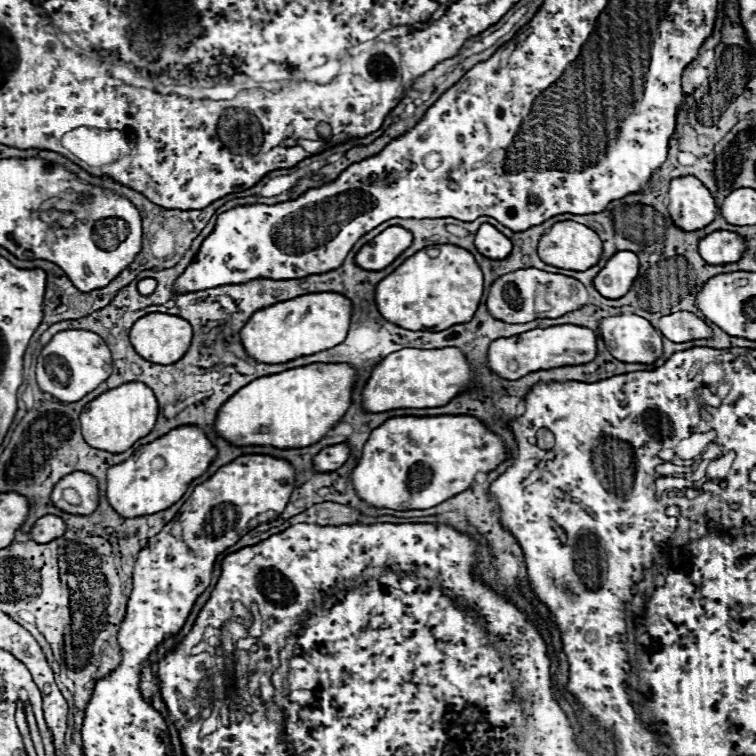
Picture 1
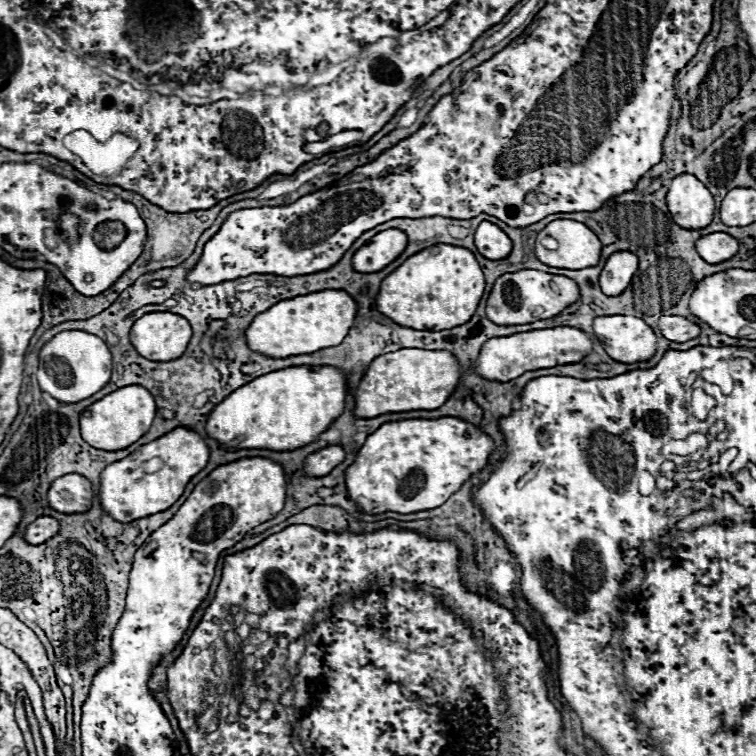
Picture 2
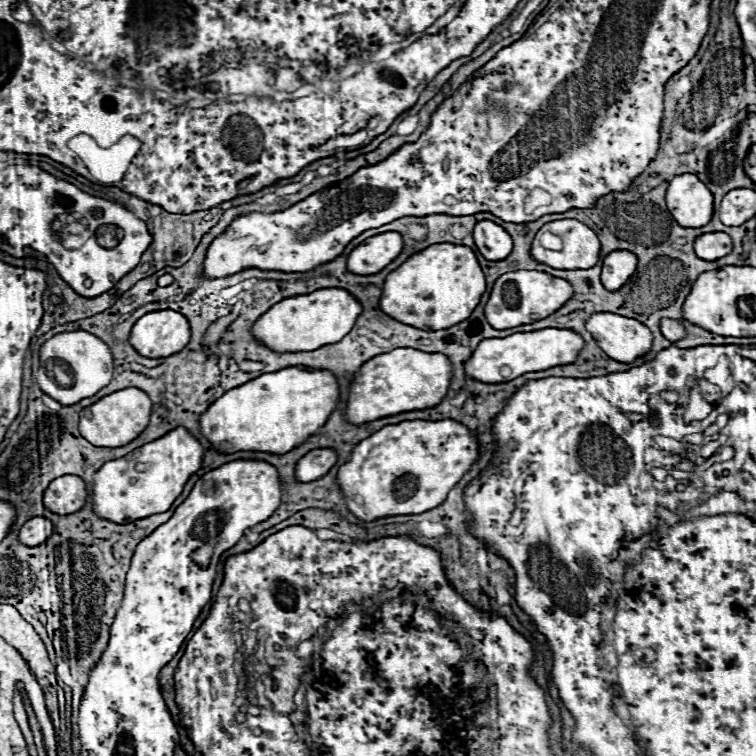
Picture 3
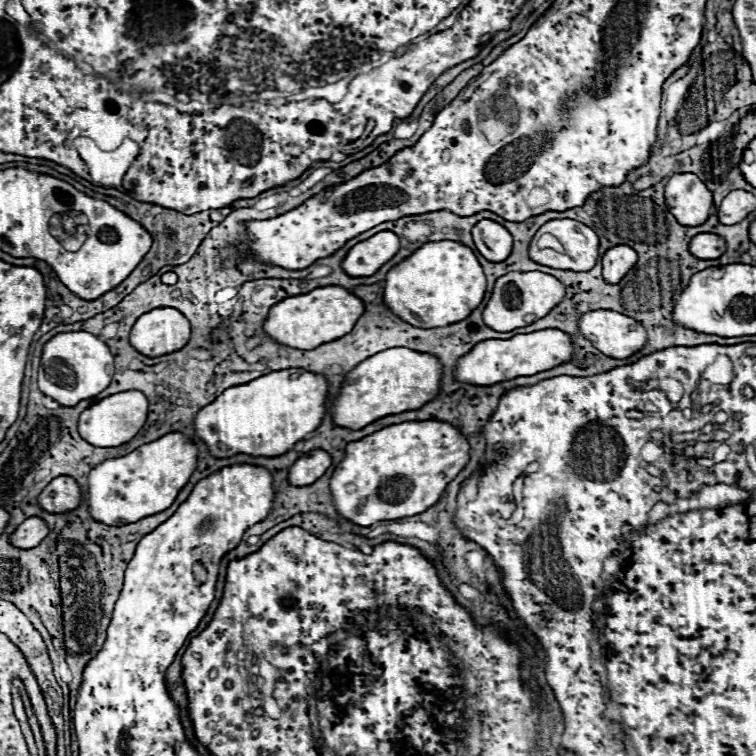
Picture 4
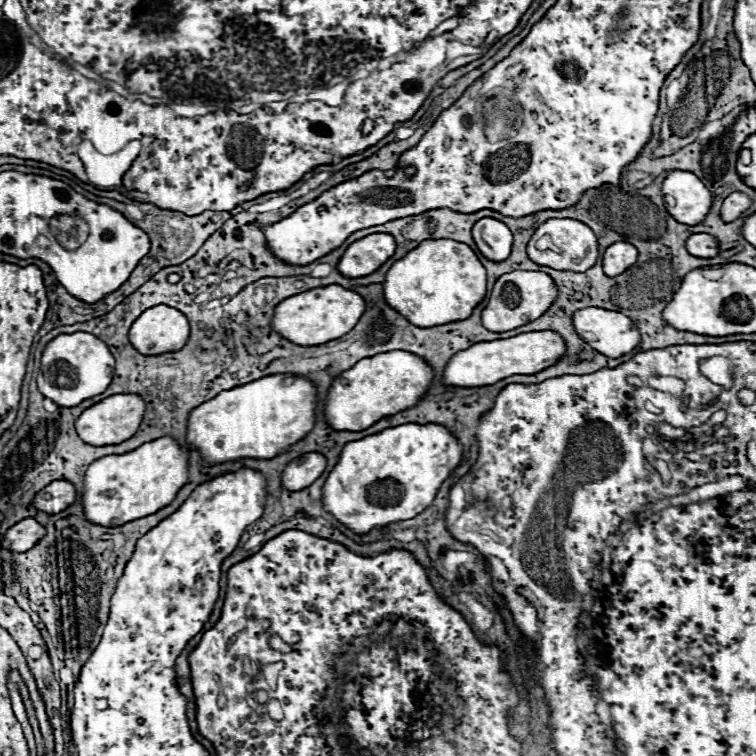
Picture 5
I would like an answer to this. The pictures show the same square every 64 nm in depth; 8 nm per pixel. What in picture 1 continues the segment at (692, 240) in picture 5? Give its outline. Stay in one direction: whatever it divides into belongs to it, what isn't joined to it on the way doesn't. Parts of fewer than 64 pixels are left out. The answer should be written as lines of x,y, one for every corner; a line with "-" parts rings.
720,230
704,236
700,240
700,256
712,264
712,266
722,266
722,264
732,264
740,260
740,256
746,250
744,238
736,232

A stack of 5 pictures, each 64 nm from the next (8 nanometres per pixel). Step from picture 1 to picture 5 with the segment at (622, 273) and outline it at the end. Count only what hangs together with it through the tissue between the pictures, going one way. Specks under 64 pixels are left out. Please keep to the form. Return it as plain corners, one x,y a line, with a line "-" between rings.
616,242
608,246
604,252
604,274
618,276
620,272
626,272
630,266
634,266
636,258
638,258
638,250
632,244

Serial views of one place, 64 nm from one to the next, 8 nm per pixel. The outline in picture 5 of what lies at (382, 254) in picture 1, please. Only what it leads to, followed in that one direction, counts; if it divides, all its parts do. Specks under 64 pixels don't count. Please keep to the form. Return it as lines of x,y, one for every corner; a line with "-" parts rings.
370,234
350,244
338,262
338,270
348,278
368,276
394,256
396,240
392,234

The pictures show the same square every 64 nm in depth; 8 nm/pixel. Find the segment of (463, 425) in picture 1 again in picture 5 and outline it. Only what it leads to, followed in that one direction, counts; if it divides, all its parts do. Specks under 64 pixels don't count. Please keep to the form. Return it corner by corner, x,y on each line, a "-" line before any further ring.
414,422
348,442
324,484
324,510
356,534
414,518
432,504
442,482
460,466
462,450
462,444
458,444
448,428

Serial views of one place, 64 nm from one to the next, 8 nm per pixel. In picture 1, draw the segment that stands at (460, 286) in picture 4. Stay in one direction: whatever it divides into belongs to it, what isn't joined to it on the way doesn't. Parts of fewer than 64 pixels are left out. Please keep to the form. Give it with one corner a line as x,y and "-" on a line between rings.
452,244
436,246
438,256
420,250
376,286
376,306
386,320
408,330
440,332
472,320
482,298
482,272
474,256

